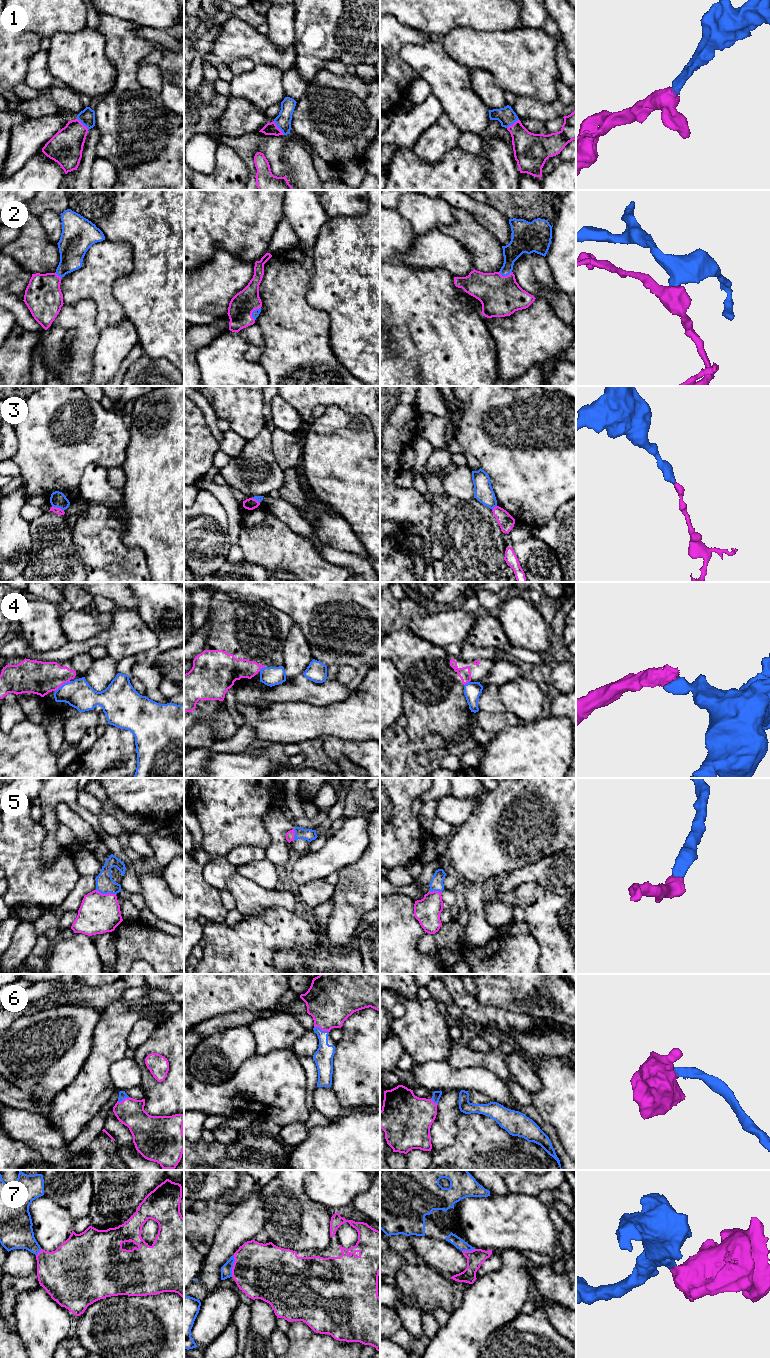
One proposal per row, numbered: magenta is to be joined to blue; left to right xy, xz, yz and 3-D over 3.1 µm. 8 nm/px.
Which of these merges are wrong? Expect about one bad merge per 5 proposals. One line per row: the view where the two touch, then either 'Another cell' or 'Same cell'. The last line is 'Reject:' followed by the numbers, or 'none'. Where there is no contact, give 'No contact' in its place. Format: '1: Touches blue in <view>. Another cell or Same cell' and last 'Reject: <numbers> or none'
1: Touches blue in xz. Same cell
2: Touches blue in xz. Same cell
3: Touches blue in xy. Another cell
4: Touches blue in xy. Another cell
5: Touches blue in xy. Same cell
6: Touches blue in xz. Same cell
7: Touches blue in xz. Same cell
Reject: 3, 4

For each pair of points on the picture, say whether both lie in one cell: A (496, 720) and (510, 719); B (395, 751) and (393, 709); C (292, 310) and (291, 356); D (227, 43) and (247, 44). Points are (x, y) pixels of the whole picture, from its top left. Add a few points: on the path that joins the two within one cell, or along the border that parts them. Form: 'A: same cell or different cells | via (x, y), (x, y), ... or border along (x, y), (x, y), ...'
A: same cell | via (499, 720), (507, 719)
B: different cells | border along (395, 722), (390, 726)
C: same cell | via (292, 321), (297, 328), (297, 343), (295, 345)
D: same cell | via (232, 43), (242, 43)

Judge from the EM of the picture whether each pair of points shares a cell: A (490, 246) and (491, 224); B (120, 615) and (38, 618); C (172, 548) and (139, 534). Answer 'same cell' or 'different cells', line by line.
A: different cells
B: different cells
C: same cell

